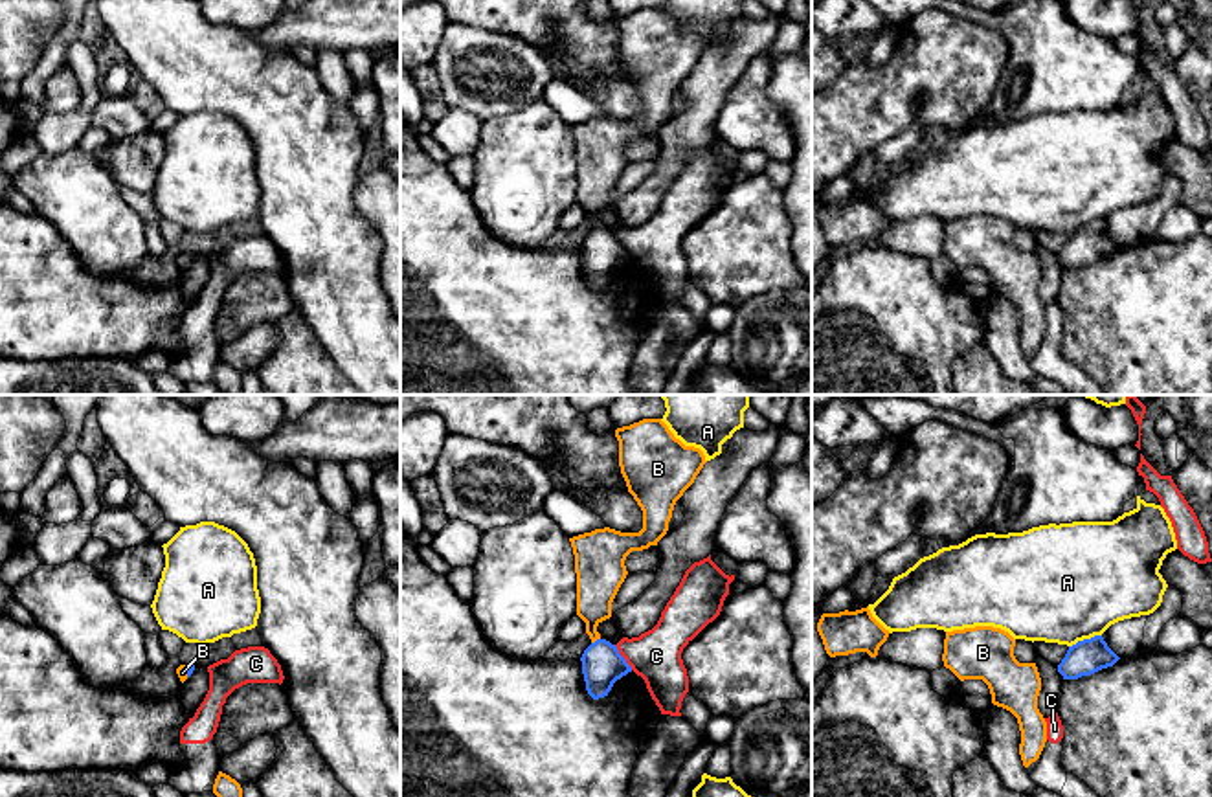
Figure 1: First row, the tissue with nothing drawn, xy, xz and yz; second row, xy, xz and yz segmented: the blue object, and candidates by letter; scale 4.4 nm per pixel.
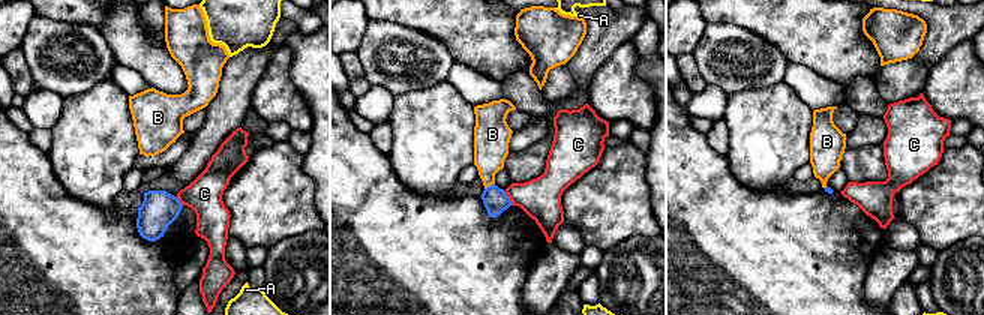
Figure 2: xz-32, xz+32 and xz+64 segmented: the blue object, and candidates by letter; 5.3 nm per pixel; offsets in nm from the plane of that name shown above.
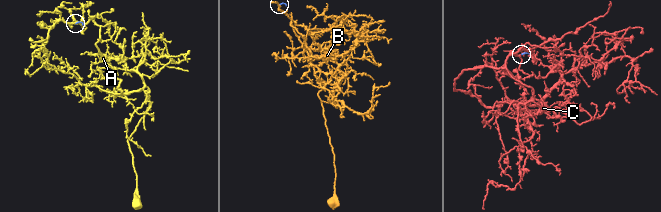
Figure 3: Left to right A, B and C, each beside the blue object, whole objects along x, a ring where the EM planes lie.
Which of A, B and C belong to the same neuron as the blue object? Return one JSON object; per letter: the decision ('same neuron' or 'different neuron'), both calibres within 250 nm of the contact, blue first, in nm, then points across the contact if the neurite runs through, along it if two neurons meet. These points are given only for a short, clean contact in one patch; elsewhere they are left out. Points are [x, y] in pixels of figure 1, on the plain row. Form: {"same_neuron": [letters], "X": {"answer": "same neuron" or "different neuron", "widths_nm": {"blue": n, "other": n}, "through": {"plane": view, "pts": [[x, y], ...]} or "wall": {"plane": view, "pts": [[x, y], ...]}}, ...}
{"same_neuron": ["B"], "A": {"answer": "different neuron", "widths_nm": {"blue": 150, "other": 500}, "wall": {"plane": "yz", "pts": [[1100, 223], [1078, 228], [1069, 235]]}}, "B": {"answer": "same neuron", "widths_nm": {"blue": 180, "other": 190}, "through": {"plane": "xz", "pts": [[603, 254], [597, 228], [592, 221], [597, 171]]}}, "C": {"answer": "different neuron", "widths_nm": {"blue": 180, "other": 220}, "wall": {"plane": "xz", "pts": [[614, 234], [632, 258]]}}}

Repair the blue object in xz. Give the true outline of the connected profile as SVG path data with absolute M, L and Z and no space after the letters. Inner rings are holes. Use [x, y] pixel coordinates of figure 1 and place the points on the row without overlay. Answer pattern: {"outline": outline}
{"outline": "M643 7L615 18L619 29L619 55L628 81L643 99L643 118L639 121L621 121L610 116L595 118L569 127L575 143L577 162L577 204L586 211L591 233L584 239L582 263L586 279L593 288L608 285L613 272L632 261L632 255L619 242L617 235L602 228L597 215L612 206L612 191L624 171L624 154L632 140L643 140L667 123L676 90L694 72L703 57L705 44L700 37L685 35L661 7Z"}

